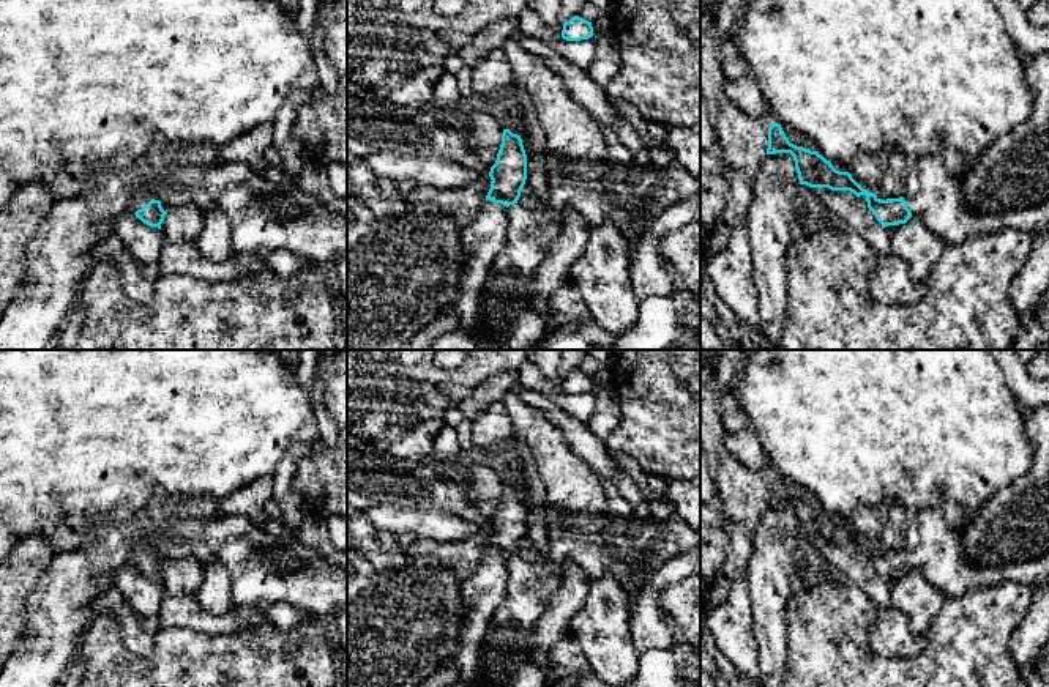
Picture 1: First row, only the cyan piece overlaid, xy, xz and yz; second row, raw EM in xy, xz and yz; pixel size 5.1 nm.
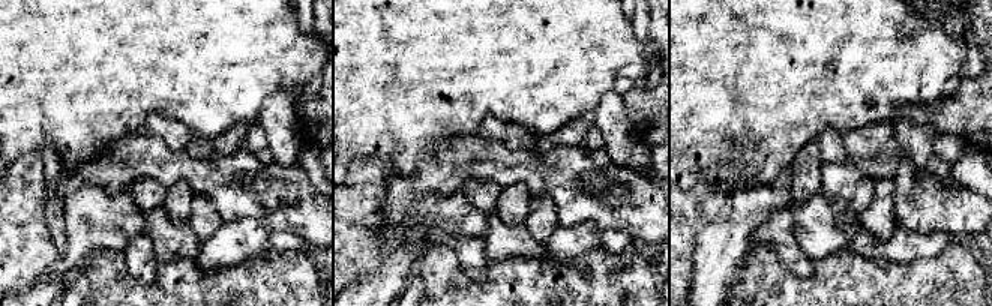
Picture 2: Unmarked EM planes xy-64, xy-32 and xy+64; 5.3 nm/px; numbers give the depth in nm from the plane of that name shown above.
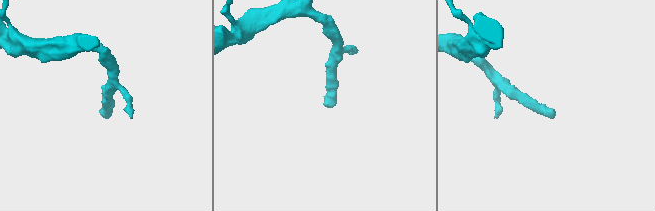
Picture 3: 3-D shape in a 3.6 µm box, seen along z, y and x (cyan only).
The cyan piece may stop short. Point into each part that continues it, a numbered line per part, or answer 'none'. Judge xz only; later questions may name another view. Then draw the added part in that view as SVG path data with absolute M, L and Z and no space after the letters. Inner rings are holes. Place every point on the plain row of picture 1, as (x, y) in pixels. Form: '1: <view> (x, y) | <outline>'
1: xz (483, 593) | M486 553L475 574L461 583L465 616L459 635L456 667L464 682L478 682L481 646L495 610L506 597L506 559Z

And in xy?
1: xy (141, 550) | M142 526L140 529L136 531L134 545L126 564L131 564L134 567L137 563L140 563L144 558L147 558L151 553L151 550L148 548L150 533L151 529L147 526Z

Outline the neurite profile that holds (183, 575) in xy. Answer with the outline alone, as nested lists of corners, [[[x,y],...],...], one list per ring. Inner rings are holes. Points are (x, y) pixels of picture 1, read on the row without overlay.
[[[161,555],[166,564],[161,583],[166,592],[172,596],[194,596],[202,585],[205,566],[199,558],[186,555],[183,558],[172,559]]]

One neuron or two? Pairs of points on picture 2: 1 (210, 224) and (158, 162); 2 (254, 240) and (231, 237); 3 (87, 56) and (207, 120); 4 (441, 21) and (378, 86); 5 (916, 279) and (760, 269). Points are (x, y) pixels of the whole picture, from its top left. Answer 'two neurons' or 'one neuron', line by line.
1: two neurons
2: one neuron
3: one neuron
4: one neuron
5: one neuron

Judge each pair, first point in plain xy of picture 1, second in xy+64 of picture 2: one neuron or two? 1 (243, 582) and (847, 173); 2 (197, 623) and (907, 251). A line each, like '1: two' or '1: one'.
1: two
2: one

